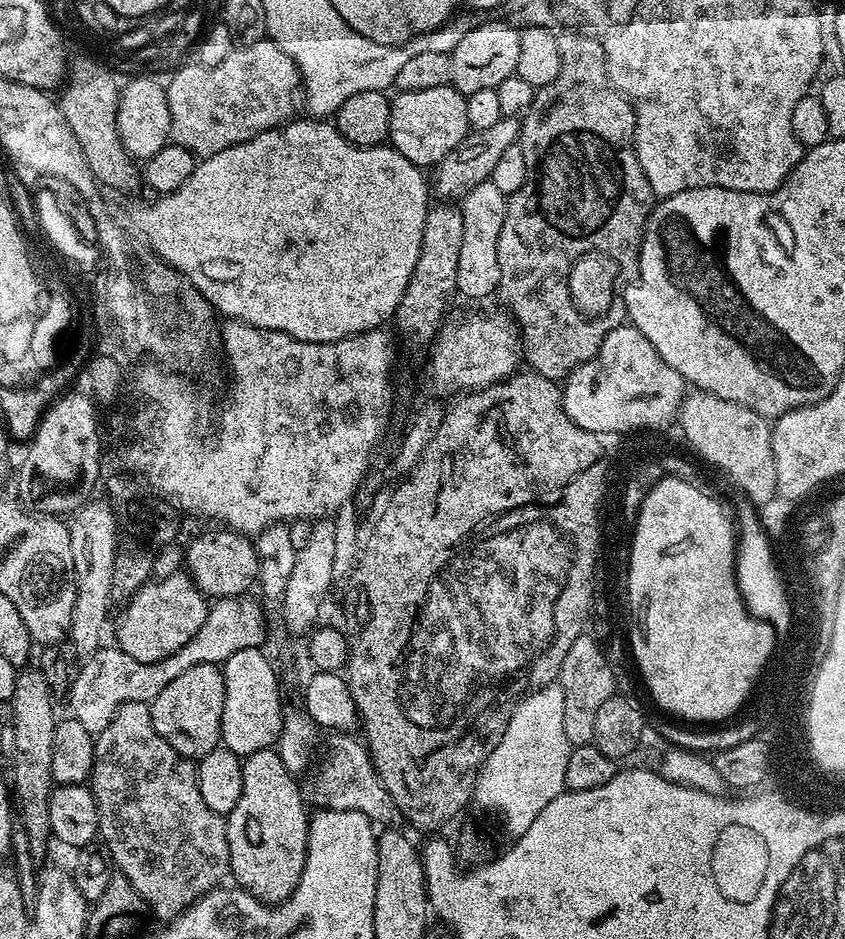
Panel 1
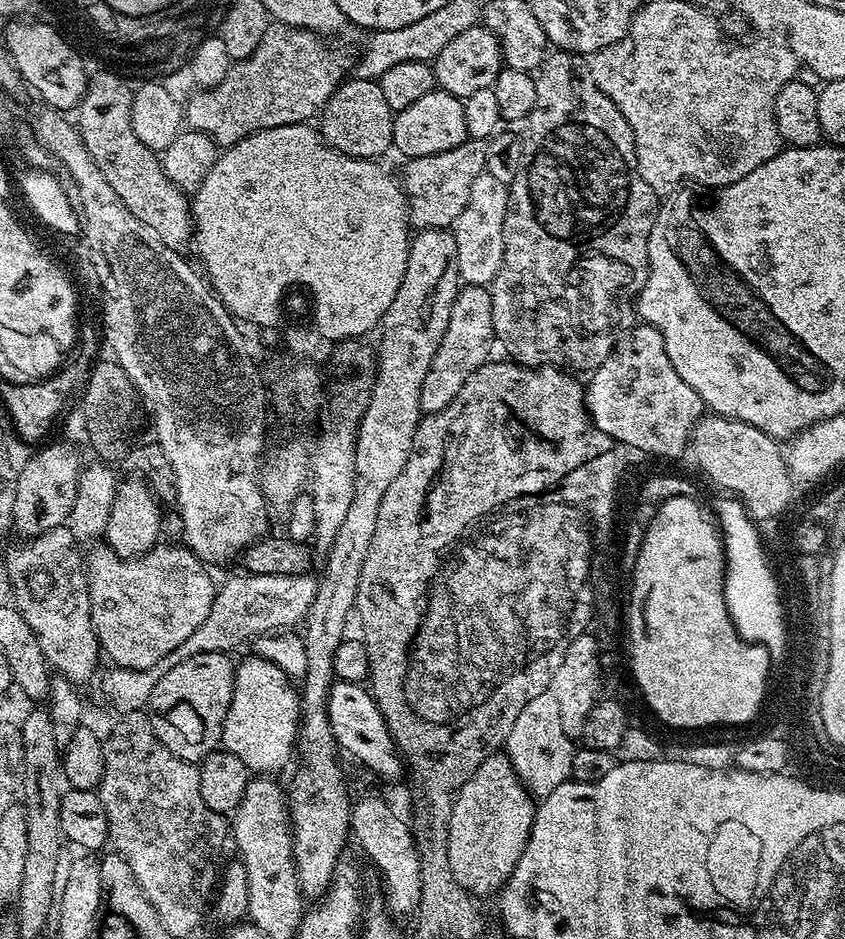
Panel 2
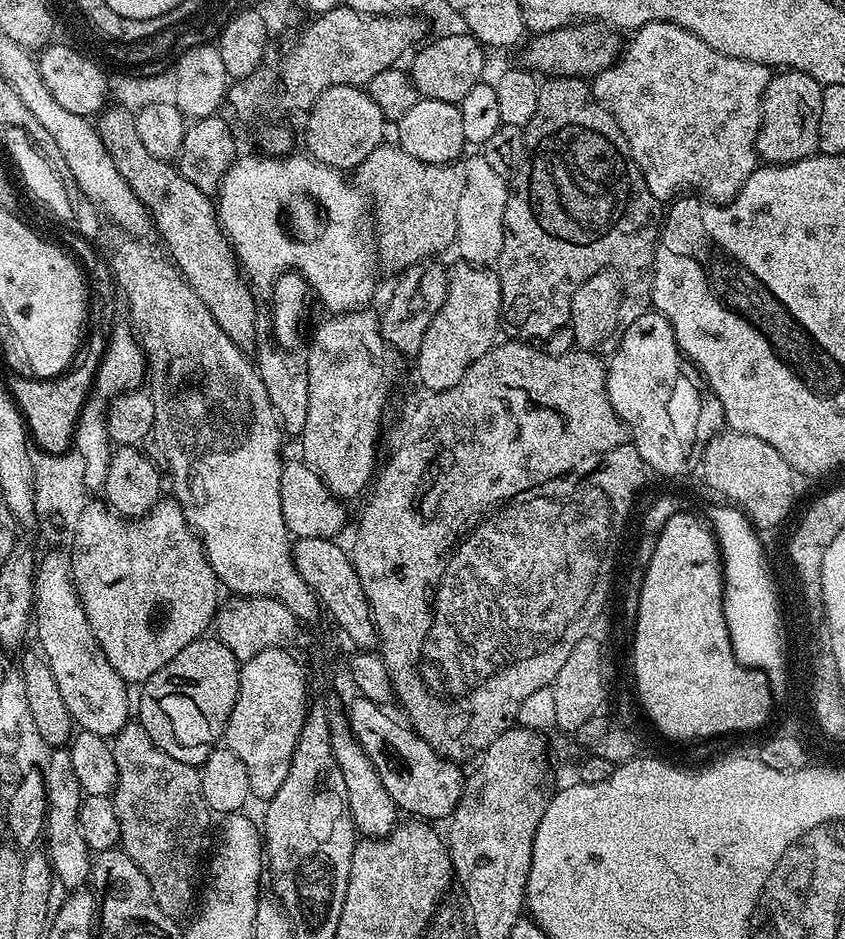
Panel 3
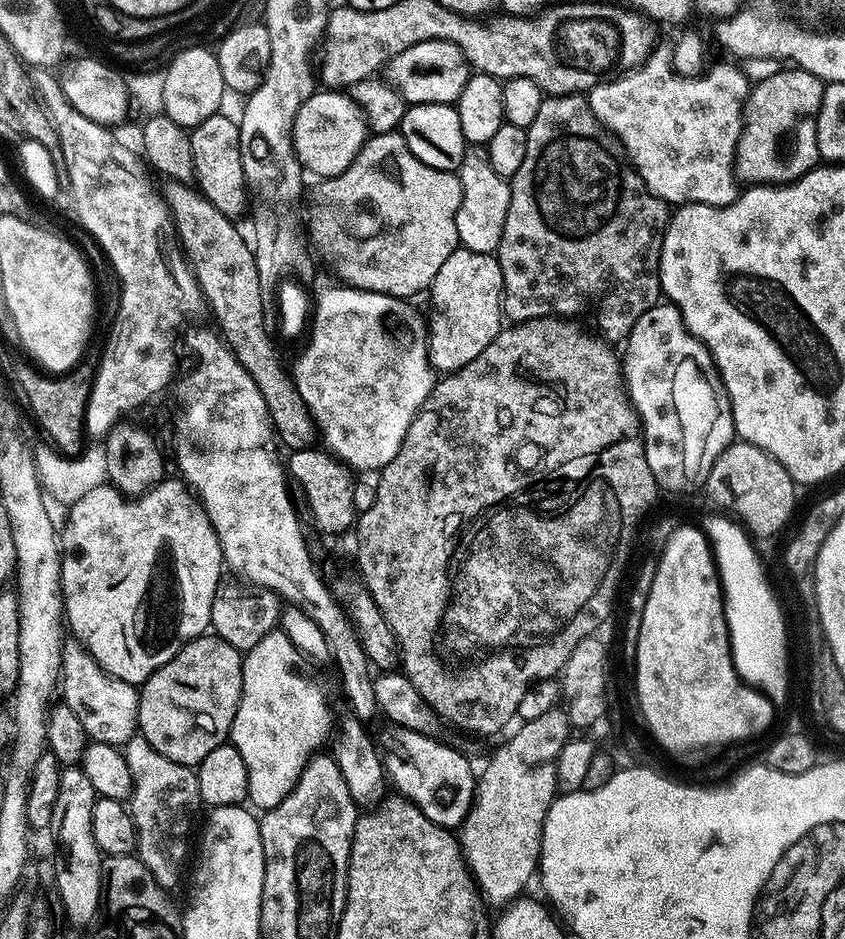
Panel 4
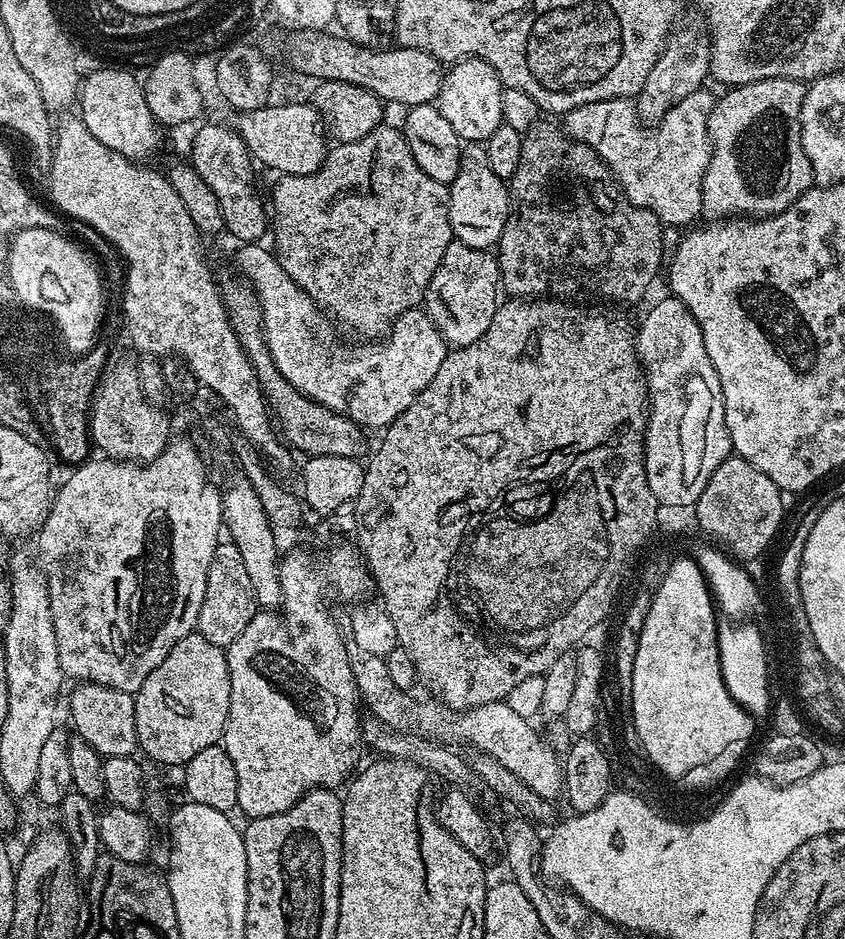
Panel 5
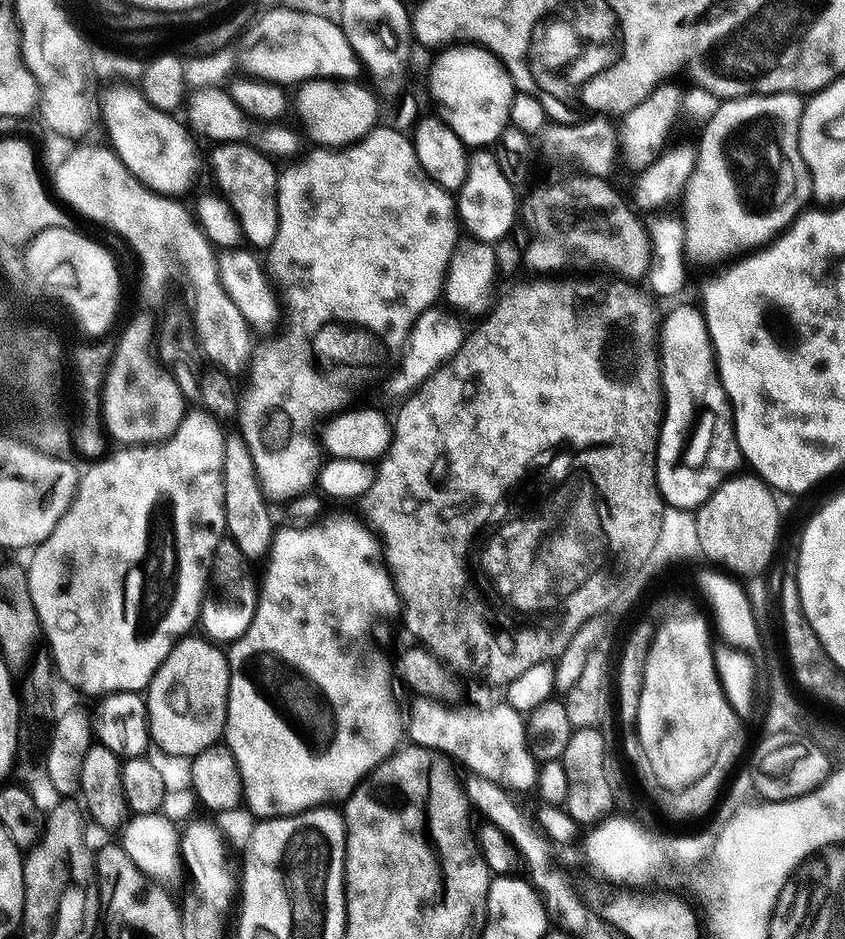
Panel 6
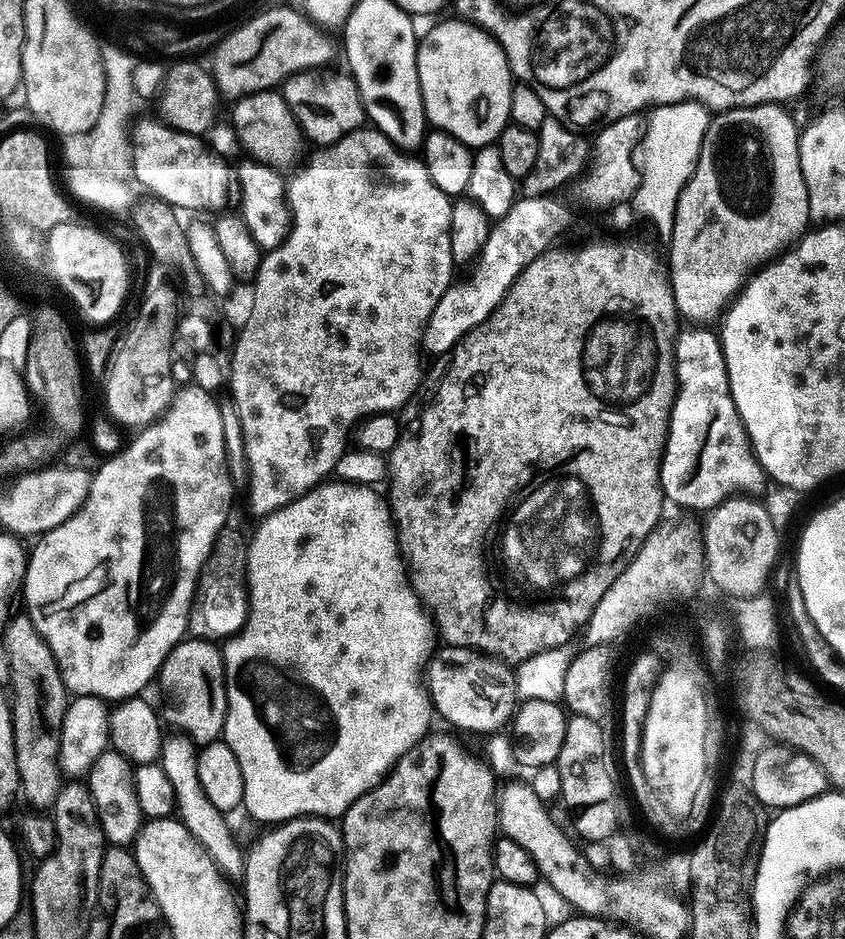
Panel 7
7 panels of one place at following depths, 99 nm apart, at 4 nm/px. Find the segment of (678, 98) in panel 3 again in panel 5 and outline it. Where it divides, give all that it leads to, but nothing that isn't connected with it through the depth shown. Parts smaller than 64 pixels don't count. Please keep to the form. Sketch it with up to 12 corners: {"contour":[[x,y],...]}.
{"contour":[[714,96],[654,126],[631,99],[579,109],[575,135],[633,168],[665,225],[701,215]]}

